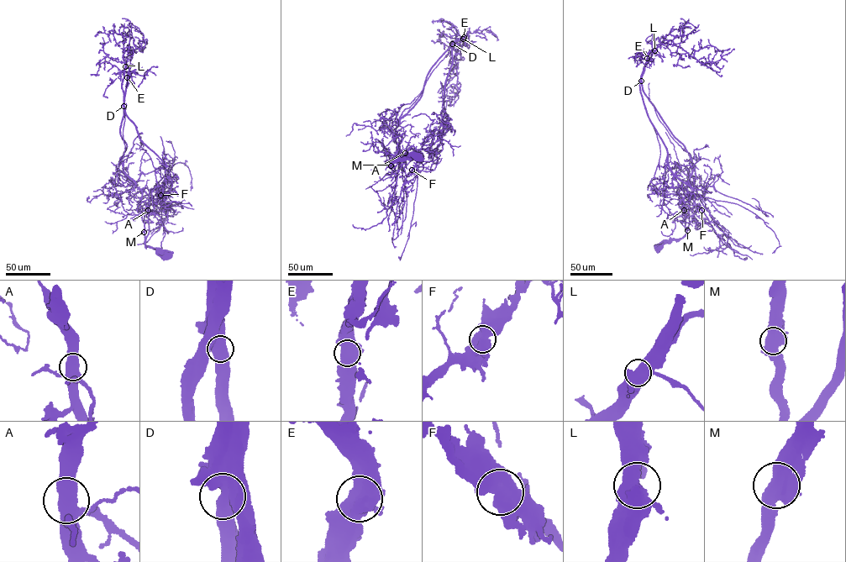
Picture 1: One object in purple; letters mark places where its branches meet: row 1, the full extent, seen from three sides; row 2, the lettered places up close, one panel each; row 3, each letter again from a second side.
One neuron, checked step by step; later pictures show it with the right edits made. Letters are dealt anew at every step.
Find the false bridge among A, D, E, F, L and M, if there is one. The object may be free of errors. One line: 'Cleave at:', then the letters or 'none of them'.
Cleave at: none of them

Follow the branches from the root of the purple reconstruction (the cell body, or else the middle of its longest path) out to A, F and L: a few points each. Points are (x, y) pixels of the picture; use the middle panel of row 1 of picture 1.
A: (416, 157), (398, 159), (391, 167), (395, 166), (405, 153)
F: (416, 157), (398, 159), (390, 165), (395, 166), (411, 147), (417, 159), (412, 170)
L: (416, 157), (390, 166), (401, 151), (396, 128), (421, 97), (433, 65), (456, 38), (463, 39)

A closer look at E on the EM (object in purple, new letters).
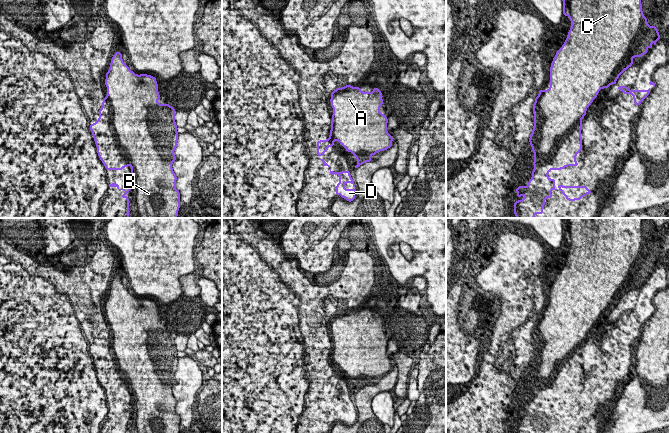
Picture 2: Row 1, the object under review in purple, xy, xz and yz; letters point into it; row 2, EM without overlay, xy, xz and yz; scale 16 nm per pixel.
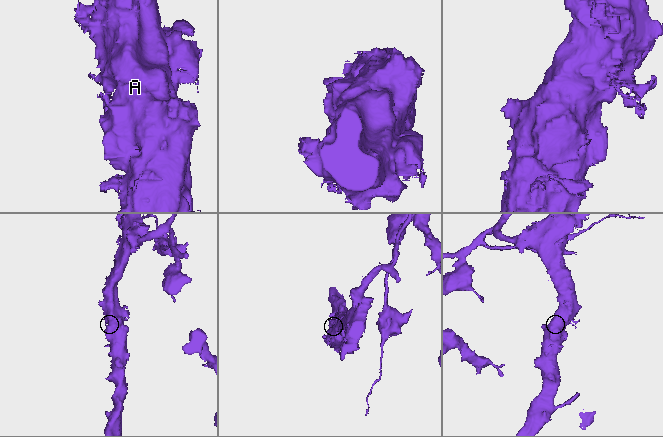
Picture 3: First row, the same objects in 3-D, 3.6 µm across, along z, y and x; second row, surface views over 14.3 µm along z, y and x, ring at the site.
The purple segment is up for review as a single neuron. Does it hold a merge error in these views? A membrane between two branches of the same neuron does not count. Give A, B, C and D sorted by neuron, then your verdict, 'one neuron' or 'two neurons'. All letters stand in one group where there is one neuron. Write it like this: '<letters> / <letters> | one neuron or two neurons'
A B C D | one neuron

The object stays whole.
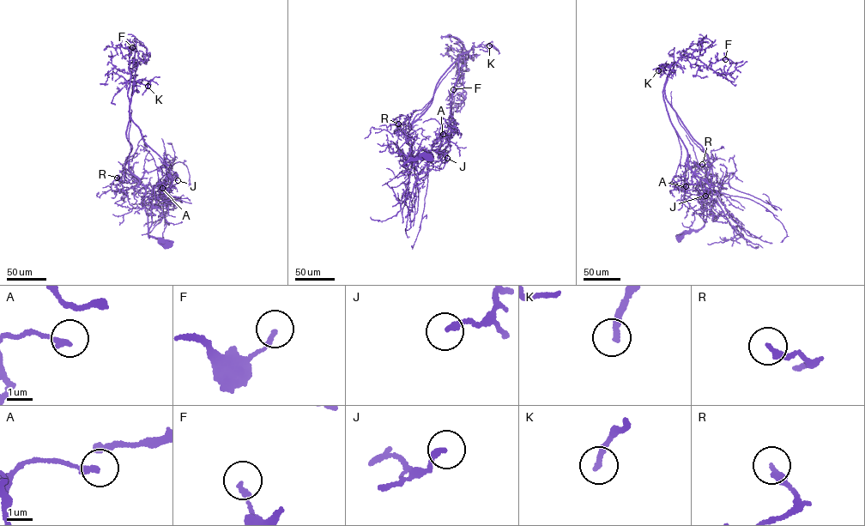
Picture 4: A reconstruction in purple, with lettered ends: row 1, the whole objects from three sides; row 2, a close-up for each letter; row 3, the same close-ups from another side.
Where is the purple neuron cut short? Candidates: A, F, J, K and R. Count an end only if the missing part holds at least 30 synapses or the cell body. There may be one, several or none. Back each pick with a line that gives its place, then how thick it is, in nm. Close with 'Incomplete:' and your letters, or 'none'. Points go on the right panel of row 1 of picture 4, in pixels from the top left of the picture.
K: (658, 70) | 200 nm
Incomplete: K

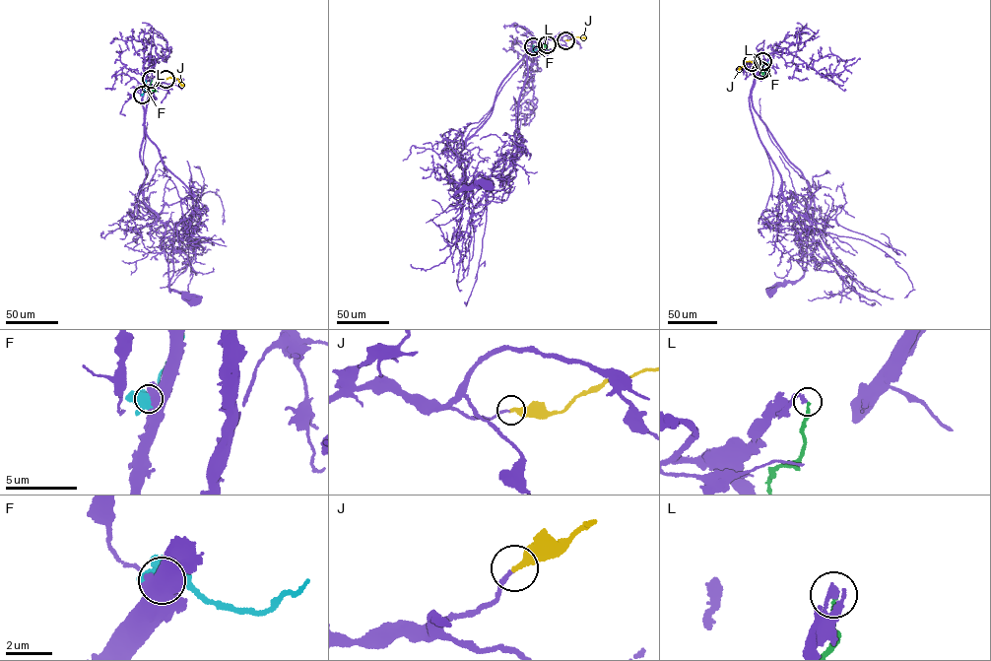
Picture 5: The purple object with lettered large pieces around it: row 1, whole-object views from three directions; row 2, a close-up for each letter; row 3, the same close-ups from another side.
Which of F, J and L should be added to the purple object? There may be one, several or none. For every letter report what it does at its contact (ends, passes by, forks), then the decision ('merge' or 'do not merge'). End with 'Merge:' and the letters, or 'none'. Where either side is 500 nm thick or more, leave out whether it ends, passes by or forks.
F: do not merge
J: it ends there; merge
L: it ends there; do not merge
Merge: J

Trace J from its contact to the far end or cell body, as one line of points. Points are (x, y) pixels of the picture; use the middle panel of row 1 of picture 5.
J: (565, 40), (577, 36), (585, 38)

